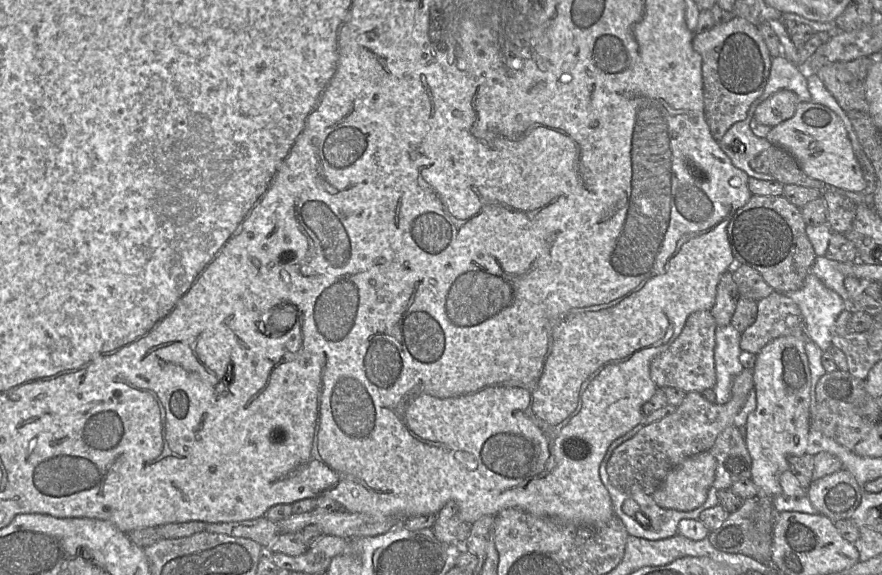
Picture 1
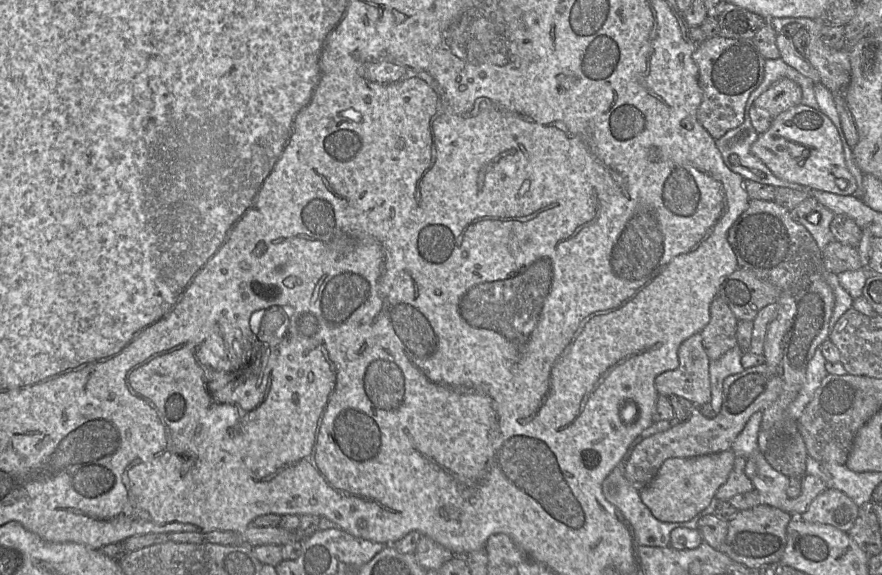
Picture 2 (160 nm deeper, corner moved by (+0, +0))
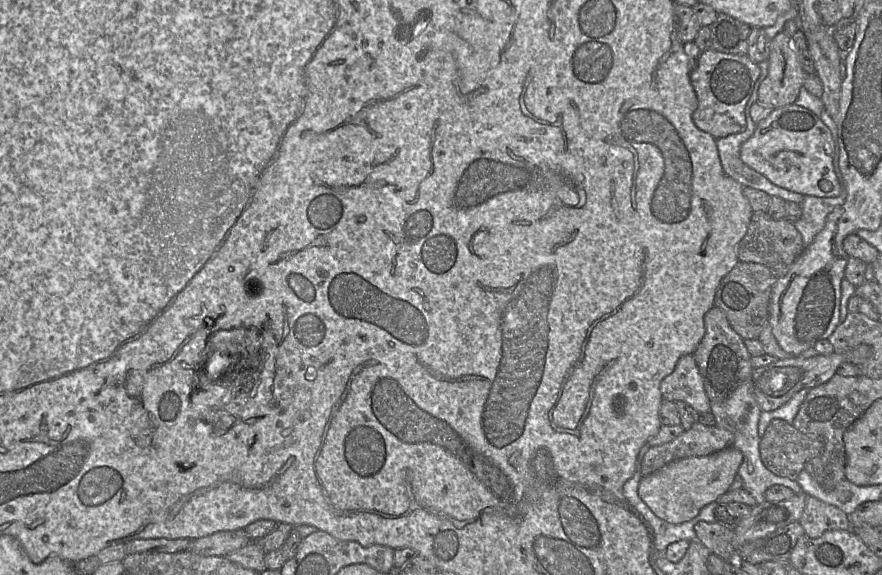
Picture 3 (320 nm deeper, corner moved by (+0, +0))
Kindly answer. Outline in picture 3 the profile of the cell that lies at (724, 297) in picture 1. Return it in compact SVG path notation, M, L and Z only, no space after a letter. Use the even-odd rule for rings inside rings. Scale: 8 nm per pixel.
M712 307L704 317L704 324L705 335L694 352L694 358L710 402L725 402L741 383L752 379L751 355L721 308Z

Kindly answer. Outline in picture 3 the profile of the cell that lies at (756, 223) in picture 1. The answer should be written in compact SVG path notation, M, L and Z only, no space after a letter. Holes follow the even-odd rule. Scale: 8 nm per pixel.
M753 212L747 232L737 245L737 258L741 262L765 265L776 278L780 278L789 271L804 249L802 236L792 222L787 219L774 220L767 212Z

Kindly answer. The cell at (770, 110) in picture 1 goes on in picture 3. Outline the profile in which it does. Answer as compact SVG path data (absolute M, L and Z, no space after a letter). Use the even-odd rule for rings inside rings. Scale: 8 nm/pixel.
M783 31L770 41L768 74L760 84L758 100L765 107L793 104L808 75L798 59L792 37Z

